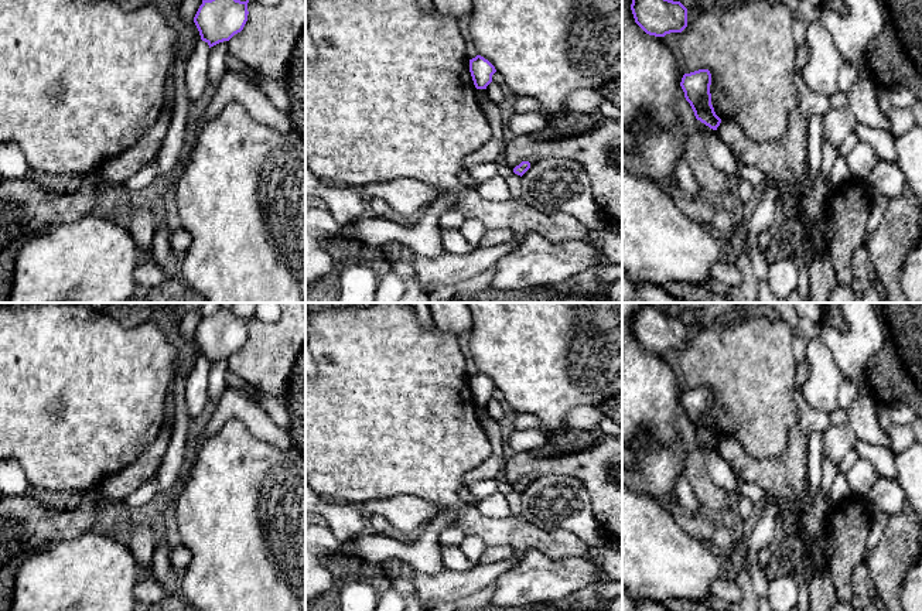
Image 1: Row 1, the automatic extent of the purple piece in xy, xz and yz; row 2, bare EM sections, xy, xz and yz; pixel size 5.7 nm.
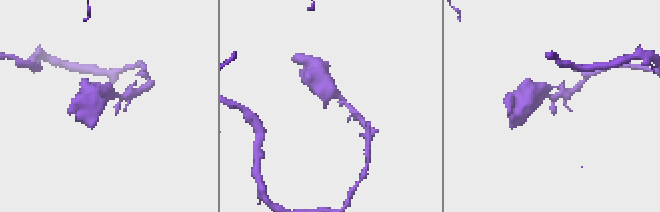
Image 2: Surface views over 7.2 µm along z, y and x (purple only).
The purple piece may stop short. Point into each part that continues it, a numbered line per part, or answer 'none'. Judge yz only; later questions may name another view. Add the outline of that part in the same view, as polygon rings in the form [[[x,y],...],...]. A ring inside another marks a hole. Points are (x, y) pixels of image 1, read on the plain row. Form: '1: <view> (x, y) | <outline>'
none

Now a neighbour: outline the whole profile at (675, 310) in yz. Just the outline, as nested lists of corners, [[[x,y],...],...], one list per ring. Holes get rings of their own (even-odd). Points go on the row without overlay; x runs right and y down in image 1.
[[[648,303],[665,315],[679,318],[684,311],[692,311],[699,315],[704,315],[711,303]]]

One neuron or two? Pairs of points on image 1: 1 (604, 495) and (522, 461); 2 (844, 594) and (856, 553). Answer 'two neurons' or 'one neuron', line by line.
1: one neuron
2: one neuron

